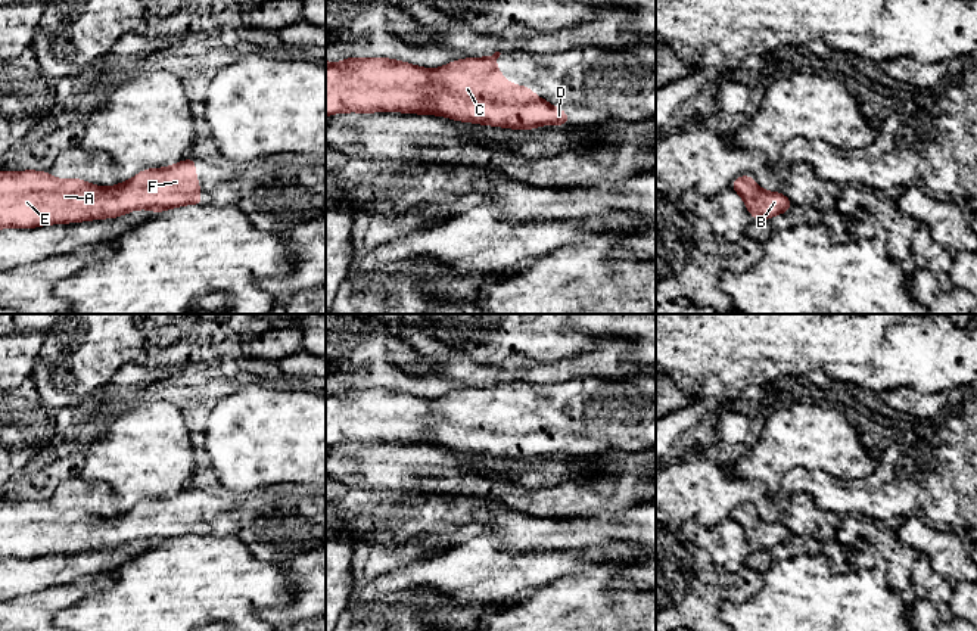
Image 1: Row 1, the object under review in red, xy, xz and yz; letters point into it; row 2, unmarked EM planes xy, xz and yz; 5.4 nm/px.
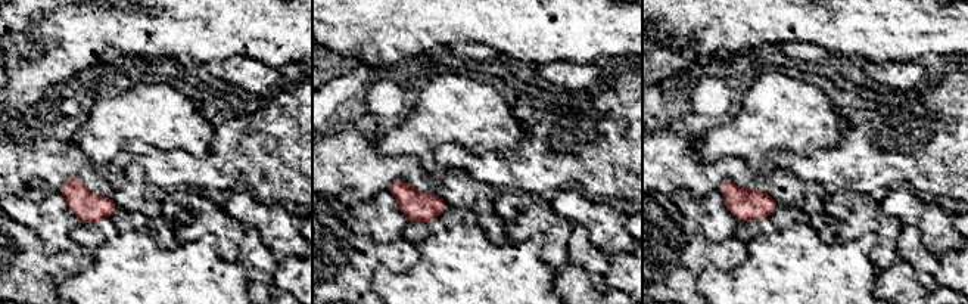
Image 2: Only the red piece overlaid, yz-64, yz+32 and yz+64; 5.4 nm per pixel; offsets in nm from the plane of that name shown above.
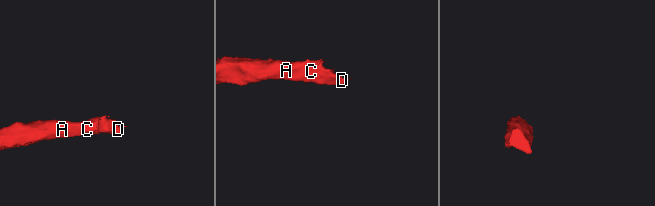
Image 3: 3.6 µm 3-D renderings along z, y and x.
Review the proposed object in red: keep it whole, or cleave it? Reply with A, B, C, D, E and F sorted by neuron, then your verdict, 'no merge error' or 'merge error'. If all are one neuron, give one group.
A B C D E F; no merge error

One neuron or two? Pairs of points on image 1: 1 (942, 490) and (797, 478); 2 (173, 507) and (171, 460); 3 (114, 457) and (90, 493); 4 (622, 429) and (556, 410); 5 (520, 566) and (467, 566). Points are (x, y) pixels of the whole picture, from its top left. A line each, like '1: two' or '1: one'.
1: one
2: two
3: two
4: one
5: one

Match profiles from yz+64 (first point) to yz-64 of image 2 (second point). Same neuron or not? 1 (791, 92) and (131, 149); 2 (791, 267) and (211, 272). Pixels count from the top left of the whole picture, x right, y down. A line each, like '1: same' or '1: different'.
1: different
2: same

